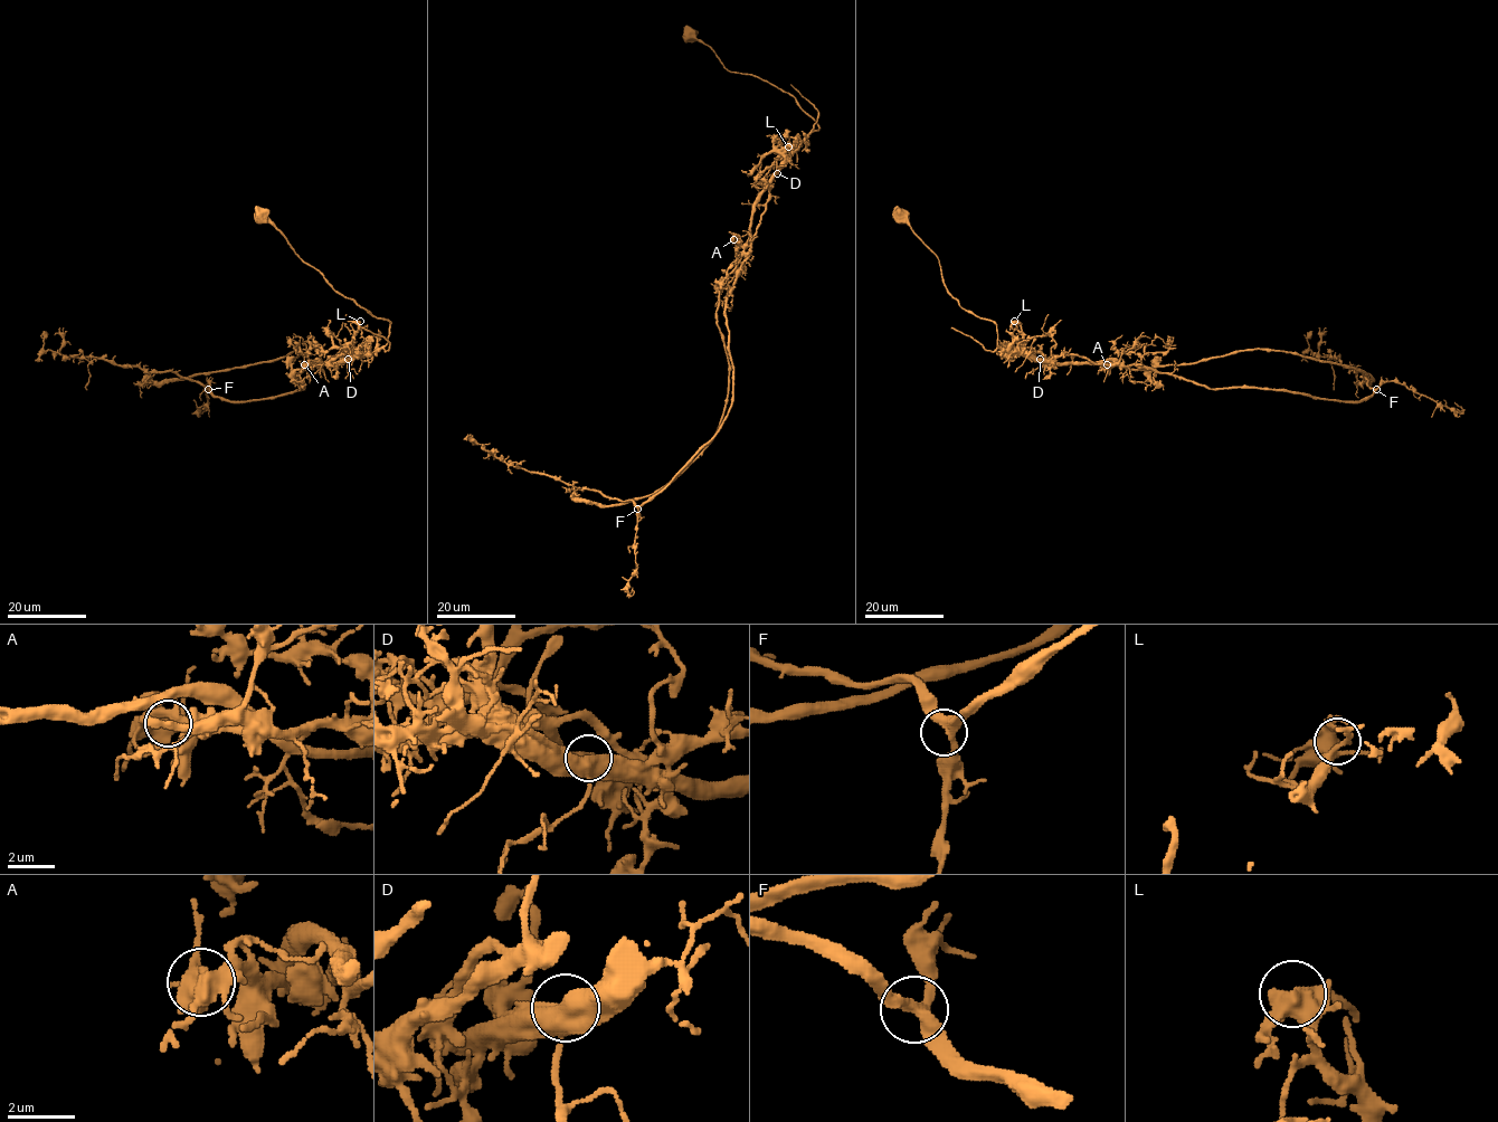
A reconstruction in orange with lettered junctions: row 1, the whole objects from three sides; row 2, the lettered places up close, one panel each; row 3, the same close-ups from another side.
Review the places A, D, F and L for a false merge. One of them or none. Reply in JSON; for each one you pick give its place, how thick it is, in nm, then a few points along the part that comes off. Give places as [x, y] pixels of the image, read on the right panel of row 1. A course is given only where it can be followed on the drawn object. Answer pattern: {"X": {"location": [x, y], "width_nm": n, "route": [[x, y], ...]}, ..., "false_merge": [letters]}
{"D": {"location": [1040, 359], "width_nm": 480, "route": [[1041, 359], [1078, 354], [1143, 365], [1210, 388], [1354, 401], [1373, 393], [1361, 371], [1308, 351], [1311, 331]]}, "false_merge": ["D"]}

